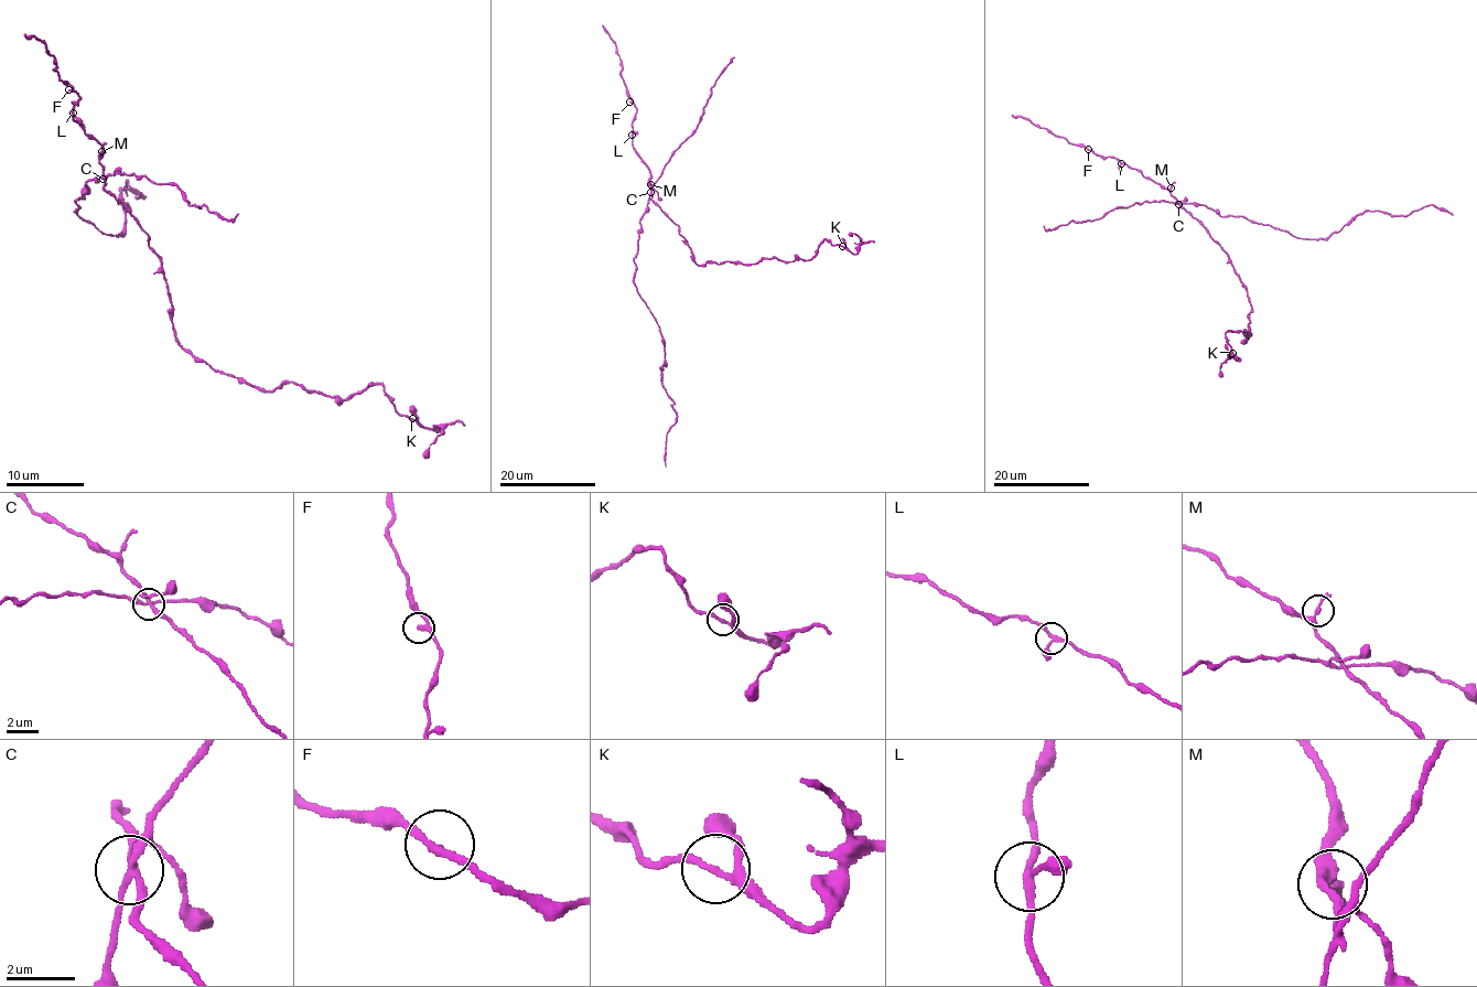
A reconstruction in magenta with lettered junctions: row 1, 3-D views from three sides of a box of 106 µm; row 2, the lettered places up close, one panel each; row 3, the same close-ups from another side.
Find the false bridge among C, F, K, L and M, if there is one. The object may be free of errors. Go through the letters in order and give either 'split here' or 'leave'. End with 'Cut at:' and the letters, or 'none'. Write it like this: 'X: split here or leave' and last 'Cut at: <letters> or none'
C: split here
F: leave
K: leave
L: leave
M: leave
Cut at: C

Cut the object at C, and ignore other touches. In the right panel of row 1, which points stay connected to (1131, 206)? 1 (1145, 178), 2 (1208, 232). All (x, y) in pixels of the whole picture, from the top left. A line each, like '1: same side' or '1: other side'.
1: other side
2: other side

